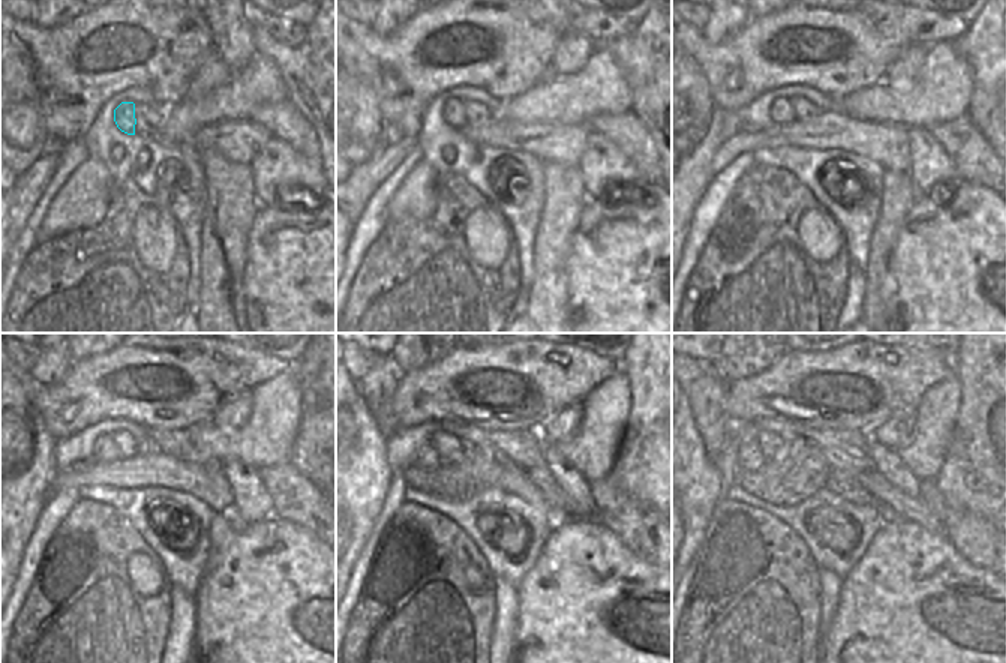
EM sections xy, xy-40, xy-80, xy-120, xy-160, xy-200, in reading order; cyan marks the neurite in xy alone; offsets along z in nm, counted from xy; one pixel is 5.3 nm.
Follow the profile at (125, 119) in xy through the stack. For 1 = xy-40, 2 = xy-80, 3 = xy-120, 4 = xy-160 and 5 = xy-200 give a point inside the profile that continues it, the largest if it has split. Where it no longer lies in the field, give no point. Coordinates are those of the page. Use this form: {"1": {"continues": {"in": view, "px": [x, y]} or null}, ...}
{"1": {"continues": {"in": "xy-40", "px": [453, 110]}}, "2": {"continues": {"in": "xy-80", "px": [781, 114]}}, "3": {"continues": {"in": "xy-120", "px": [104, 450]}}, "4": {"continues": {"in": "xy-160", "px": [426, 458]}}, "5": {"continues": {"in": "xy-200", "px": [750, 458]}}}

